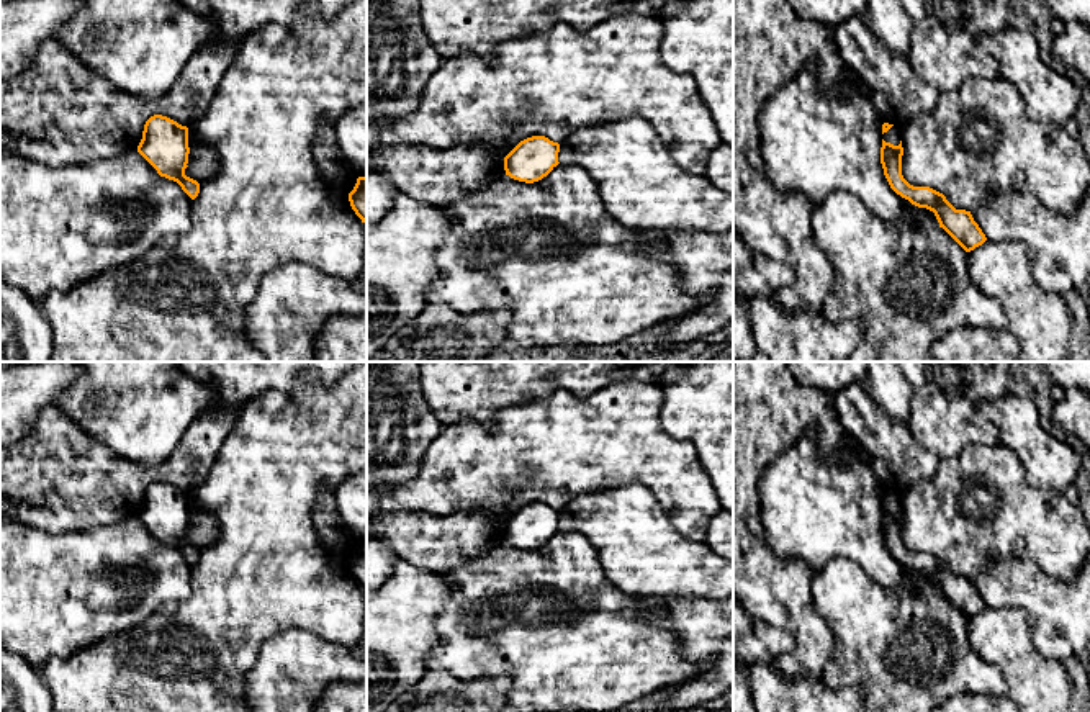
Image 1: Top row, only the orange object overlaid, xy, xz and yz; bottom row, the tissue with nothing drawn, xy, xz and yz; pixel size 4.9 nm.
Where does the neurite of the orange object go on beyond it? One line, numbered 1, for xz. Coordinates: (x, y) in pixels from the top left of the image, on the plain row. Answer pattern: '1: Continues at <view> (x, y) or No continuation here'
1: No continuation here

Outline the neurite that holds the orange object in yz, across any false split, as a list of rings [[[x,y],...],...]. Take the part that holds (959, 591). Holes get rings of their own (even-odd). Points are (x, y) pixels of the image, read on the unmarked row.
[[[882,506],[881,530],[890,555],[918,575],[935,579],[943,594],[966,619],[982,612],[987,604],[974,588],[971,578],[956,576],[943,560],[930,553],[913,553],[902,542],[902,507],[899,512]]]

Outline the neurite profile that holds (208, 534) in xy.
[[[193,493],[188,494],[188,514],[190,520],[185,542],[198,550],[213,543],[218,539],[218,519]]]

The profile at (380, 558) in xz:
[[[367,539],[367,591],[383,584],[394,571],[398,555],[385,543]]]

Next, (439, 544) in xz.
[[[421,511],[385,512],[367,519],[367,535],[388,545],[399,560],[434,573],[445,573],[478,560],[494,543],[506,540],[504,525],[483,511],[452,512],[450,516],[432,516]]]

